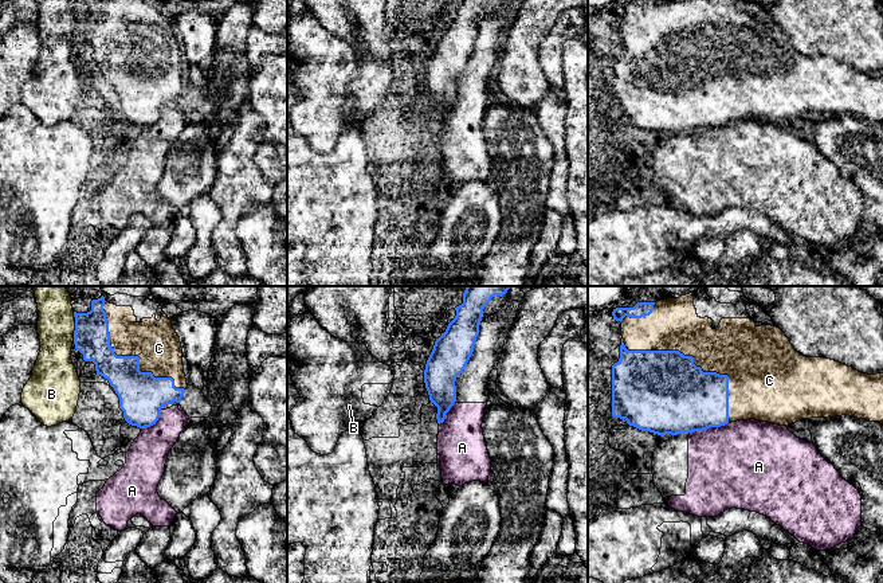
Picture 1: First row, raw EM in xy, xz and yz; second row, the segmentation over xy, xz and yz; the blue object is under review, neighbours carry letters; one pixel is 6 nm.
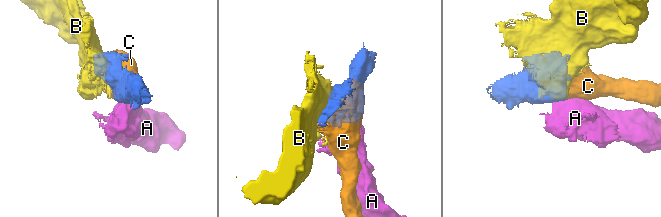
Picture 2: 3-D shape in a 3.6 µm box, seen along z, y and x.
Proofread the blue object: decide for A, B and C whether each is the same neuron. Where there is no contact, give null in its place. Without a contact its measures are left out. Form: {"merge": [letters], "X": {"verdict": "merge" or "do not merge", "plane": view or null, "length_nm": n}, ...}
{"merge": ["C"], "A": {"verdict": "do not merge", "plane": "yz", "length_nm": 240}, "B": {"verdict": "do not merge", "plane": "xy", "length_nm": 180}, "C": {"verdict": "merge", "plane": "yz", "length_nm": 800}}

